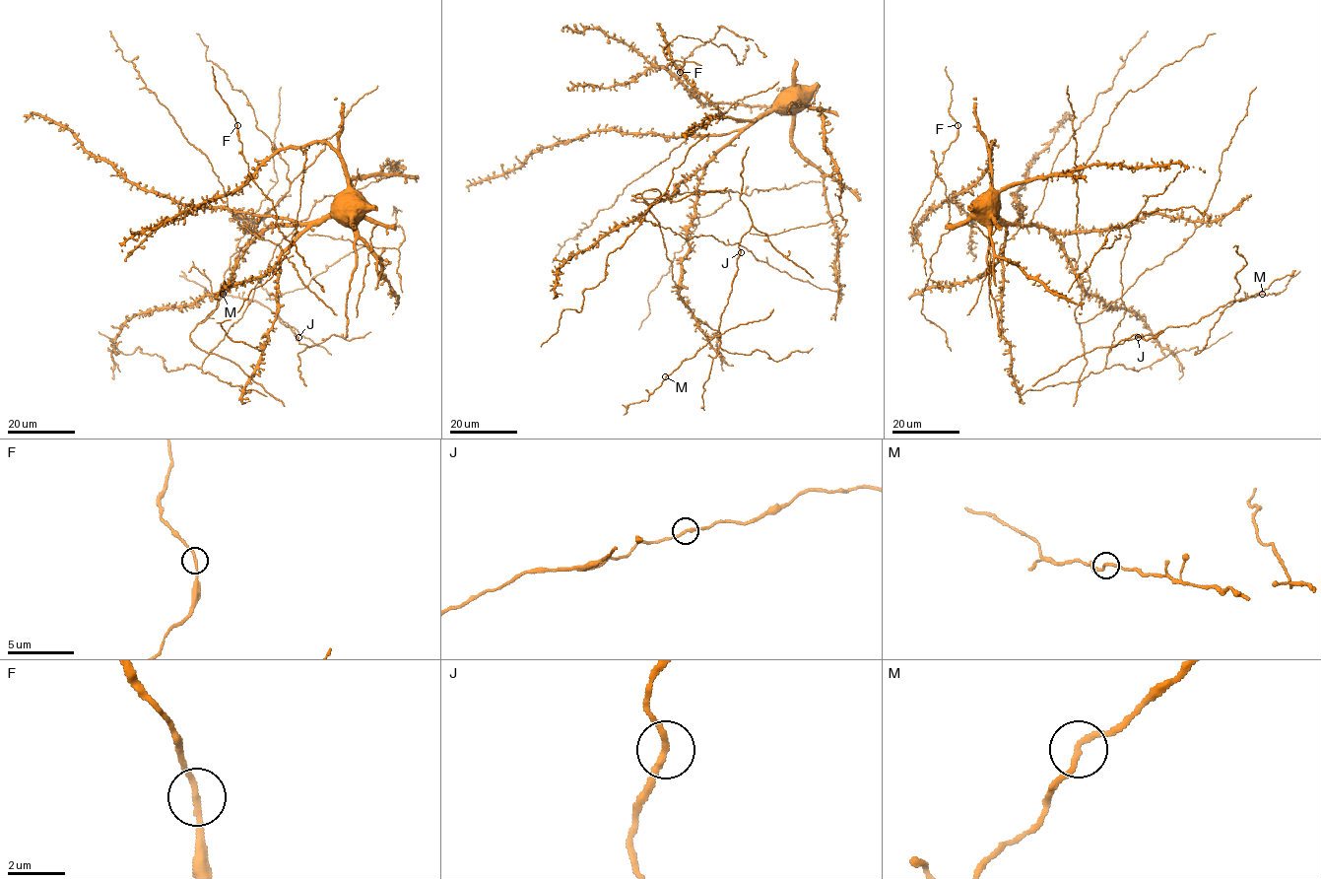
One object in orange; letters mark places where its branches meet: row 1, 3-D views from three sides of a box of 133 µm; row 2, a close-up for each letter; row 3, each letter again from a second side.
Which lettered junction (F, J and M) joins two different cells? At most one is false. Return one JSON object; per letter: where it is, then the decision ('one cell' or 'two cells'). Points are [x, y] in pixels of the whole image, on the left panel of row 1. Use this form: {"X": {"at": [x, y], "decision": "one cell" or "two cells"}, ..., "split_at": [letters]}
{"F": {"at": [237, 125], "decision": "one cell"}, "J": {"at": [298, 337], "decision": "one cell"}, "M": {"at": [223, 294], "decision": "one cell"}, "split_at": []}

